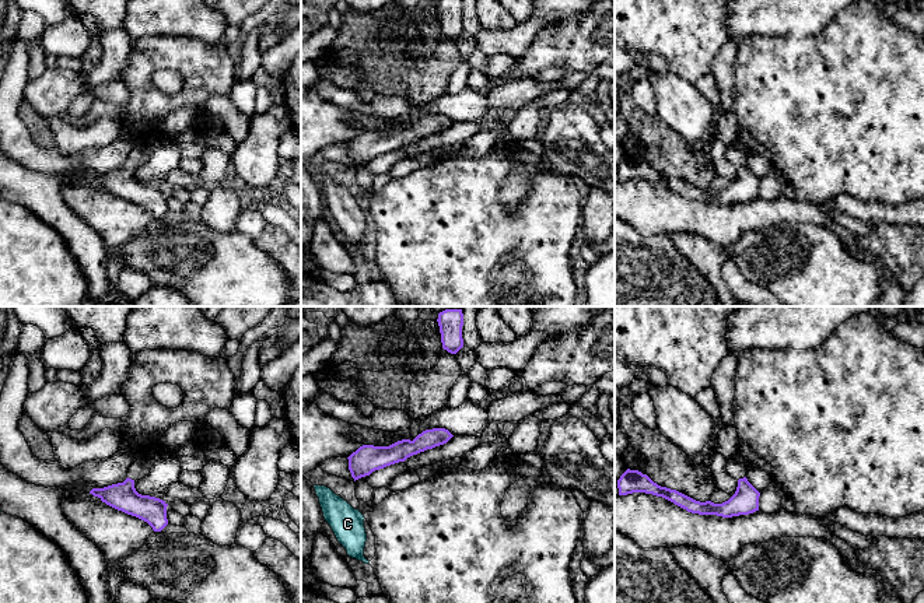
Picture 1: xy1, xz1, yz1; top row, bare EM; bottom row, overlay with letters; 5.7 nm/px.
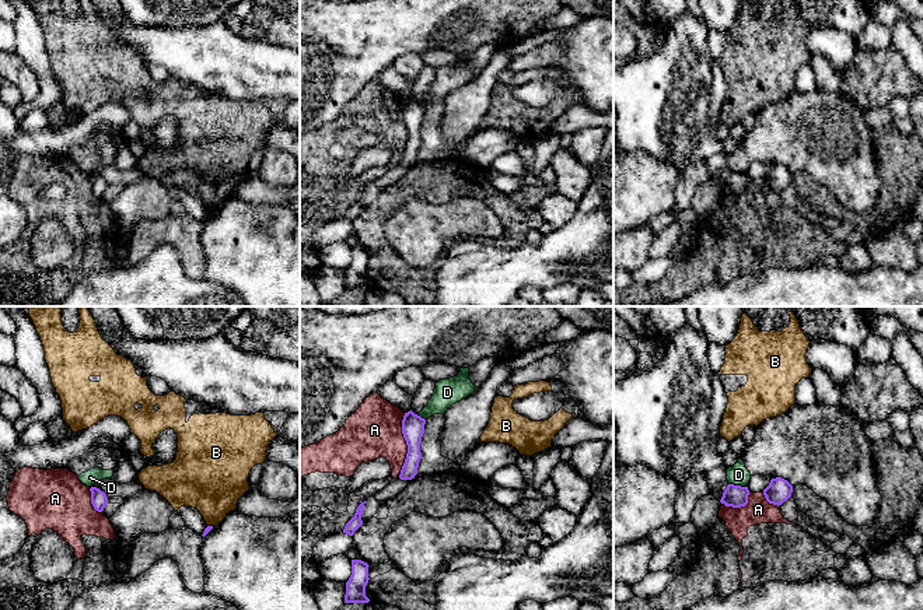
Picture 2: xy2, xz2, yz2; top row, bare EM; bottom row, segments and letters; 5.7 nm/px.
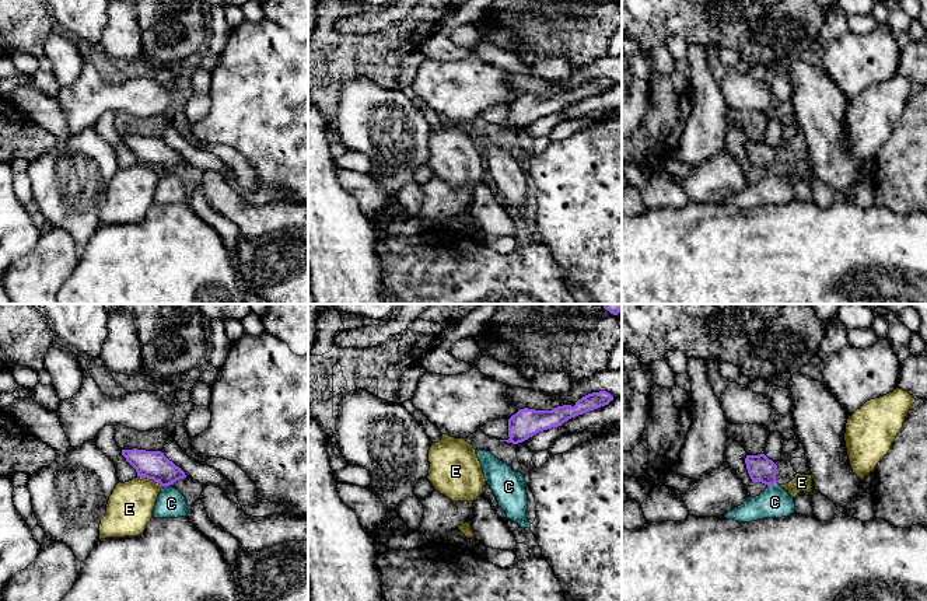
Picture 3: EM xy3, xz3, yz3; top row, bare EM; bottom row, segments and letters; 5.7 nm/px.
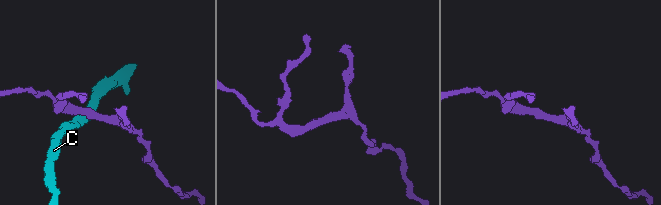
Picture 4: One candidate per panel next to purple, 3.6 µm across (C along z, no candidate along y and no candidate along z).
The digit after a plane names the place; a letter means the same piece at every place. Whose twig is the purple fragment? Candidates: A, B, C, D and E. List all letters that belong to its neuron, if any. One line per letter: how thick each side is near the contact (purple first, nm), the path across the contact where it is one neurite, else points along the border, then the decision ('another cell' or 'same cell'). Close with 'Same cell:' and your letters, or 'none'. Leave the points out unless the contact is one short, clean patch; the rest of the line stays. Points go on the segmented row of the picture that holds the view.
A: 130 nm thick on the purple side, 320 nm on the other; border along xz2 (405, 413), (402, 434), (406, 445), (406, 458), (399, 472); another cell
B: 40 nm thick on the purple side, 340 nm on the other; border along xy2 (207, 525), (212, 526); another cell
C: 150 nm thick on the purple side, 190 nm on the other; border along yz3 (776, 482), (768, 486); another cell
D: 130 nm thick on the purple side, 120 nm on the other; border along yz2 (729, 483), (745, 487); another cell
E: 160 nm thick on the purple side, 260 nm on the other; border along xy3 (137, 475), (151, 478), (161, 486); another cell
Same cell: none

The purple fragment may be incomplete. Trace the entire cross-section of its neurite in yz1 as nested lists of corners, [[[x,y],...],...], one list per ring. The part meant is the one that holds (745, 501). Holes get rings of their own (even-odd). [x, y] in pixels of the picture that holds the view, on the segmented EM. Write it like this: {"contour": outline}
{"contour": [[[731,457],[727,462],[727,471],[738,481],[738,487],[735,494],[722,504],[714,504],[711,501],[696,501],[676,490],[661,487],[654,483],[647,474],[630,469],[627,469],[617,480],[617,488],[619,495],[627,495],[633,492],[652,494],[673,502],[687,512],[699,515],[732,518],[739,515],[749,515],[759,511],[760,492],[746,478],[748,466]]]}

